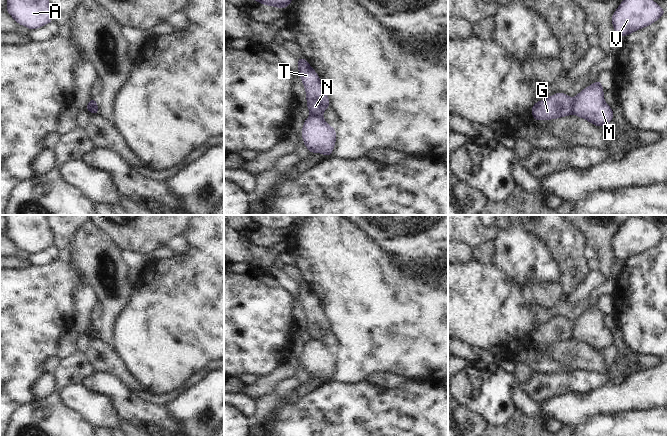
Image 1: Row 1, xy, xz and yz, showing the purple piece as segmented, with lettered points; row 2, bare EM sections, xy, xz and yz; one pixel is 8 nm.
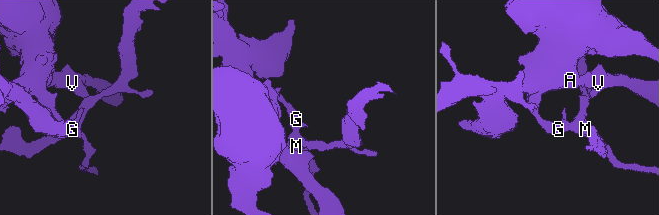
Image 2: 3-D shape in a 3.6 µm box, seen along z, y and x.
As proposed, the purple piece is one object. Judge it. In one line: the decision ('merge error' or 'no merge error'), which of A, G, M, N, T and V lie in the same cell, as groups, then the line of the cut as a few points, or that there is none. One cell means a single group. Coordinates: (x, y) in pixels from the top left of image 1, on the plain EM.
merge error; groups A G N T V / M; cut yz (571, 323), (573, 337)

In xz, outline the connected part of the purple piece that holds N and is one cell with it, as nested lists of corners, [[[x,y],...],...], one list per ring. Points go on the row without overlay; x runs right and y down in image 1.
[[[300,281],[296,285],[298,297],[307,320],[306,331],[313,340],[323,339],[325,334],[330,331],[330,325],[321,303],[304,281]]]

